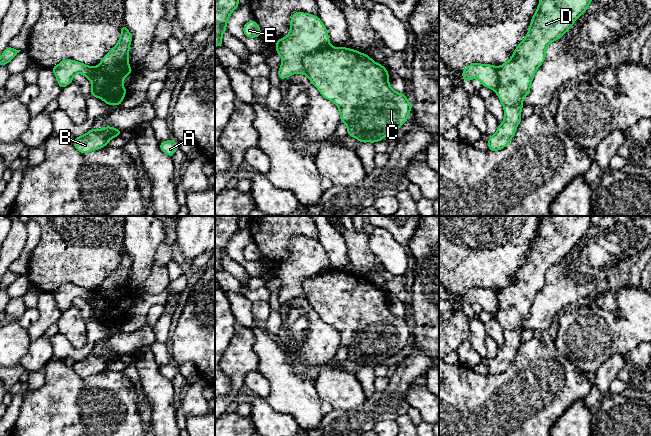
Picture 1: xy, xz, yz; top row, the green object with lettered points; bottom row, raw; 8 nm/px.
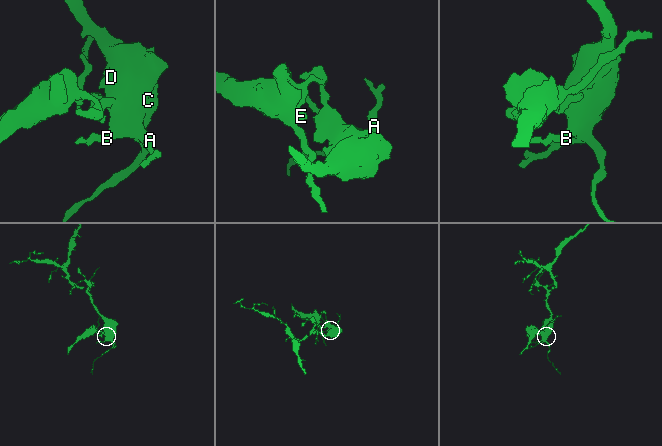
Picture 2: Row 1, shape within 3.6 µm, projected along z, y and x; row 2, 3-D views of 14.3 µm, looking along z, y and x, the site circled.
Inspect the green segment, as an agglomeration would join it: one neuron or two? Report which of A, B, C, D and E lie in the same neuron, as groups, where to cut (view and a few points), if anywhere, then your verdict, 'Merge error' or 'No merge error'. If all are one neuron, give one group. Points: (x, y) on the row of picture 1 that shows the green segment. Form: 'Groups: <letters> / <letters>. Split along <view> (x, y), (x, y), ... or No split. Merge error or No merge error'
Groups: A B C D / E. Split along xz (331, 46), (309, 51), (304, 56), (303, 66), (306, 75). Merge error

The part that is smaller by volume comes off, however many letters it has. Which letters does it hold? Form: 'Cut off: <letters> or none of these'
Cut off: E

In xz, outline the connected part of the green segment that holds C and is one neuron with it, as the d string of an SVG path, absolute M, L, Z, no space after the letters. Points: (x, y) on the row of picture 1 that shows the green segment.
M328 47L307 53L303 65L320 94L338 107L340 121L347 125L347 134L361 143L381 141L406 123L412 103L405 94L391 88L386 68L367 54L346 47Z

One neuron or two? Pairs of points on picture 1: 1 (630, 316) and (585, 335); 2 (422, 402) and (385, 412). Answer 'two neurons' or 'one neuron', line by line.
1: one neuron
2: two neurons

